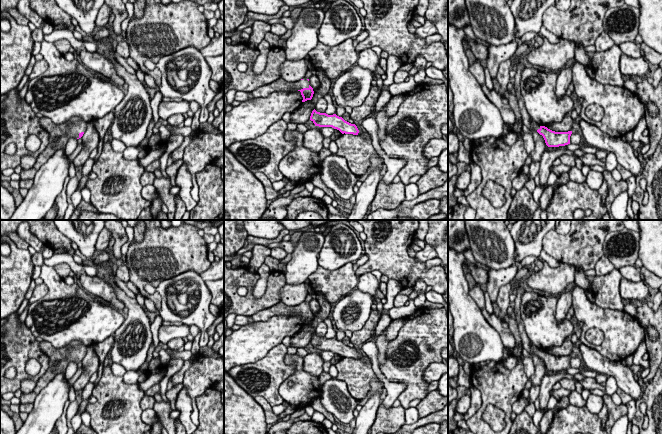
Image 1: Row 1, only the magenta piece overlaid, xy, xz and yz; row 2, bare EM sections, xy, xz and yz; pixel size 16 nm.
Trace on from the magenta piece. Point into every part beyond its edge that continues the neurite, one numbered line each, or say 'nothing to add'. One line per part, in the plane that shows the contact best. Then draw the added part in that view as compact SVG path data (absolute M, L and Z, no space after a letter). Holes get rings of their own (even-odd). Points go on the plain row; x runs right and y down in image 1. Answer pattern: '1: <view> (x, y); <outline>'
1: xz (280, 308); M280 301L276 305L269 307L267 309L263 309L258 313L252 315L251 317L255 322L267 321L273 316L278 315L294 316L301 314L303 312L309 312L309 309L310 307L305 301L296 306L288 306Z

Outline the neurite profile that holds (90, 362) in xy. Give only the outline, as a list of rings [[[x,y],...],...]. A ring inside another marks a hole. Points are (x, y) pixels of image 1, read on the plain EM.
[[[94,345],[87,346],[86,355],[82,360],[82,366],[84,371],[73,384],[75,391],[83,389],[89,382],[91,375],[98,371],[99,358],[94,351]]]

